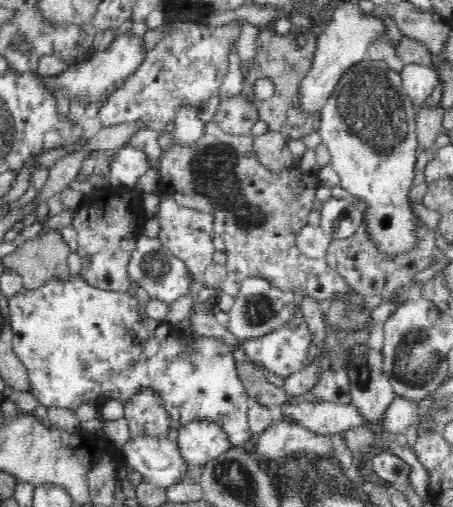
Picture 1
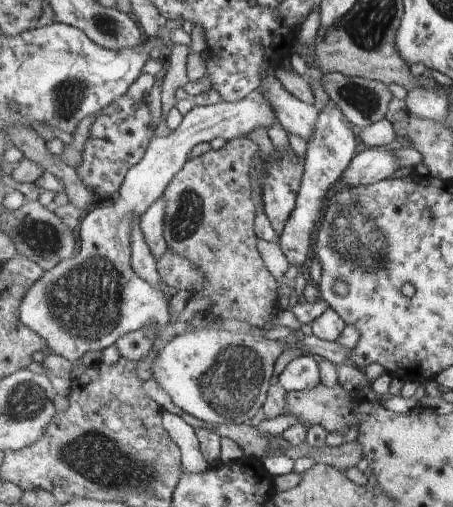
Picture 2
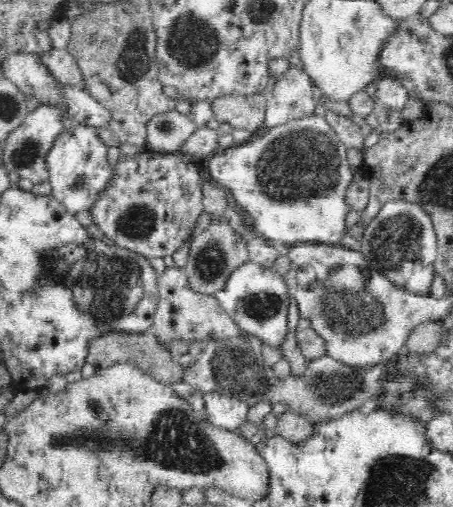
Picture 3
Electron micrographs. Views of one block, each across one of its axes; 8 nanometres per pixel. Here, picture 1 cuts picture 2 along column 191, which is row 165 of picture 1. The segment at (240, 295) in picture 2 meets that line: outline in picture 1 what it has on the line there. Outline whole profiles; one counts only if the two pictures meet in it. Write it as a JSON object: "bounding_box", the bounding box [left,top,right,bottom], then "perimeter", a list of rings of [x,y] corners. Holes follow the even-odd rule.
{"bounding_box":[157,120,341,301],"perimeter":[[[212,120],[207,124],[205,137],[189,147],[172,145],[162,151],[157,169],[160,175],[159,192],[172,197],[178,206],[196,210],[200,214],[209,214],[213,219],[213,233],[224,239],[226,245],[225,278],[220,288],[224,293],[236,296],[240,284],[249,277],[268,279],[272,285],[284,291],[311,292],[318,301],[332,294],[341,277],[331,269],[326,260],[304,257],[295,246],[295,239],[302,225],[306,223],[313,210],[315,191],[318,188],[317,174],[304,172],[300,167],[290,168],[280,173],[272,173],[256,159],[252,148],[254,135],[232,136],[226,134]]]}

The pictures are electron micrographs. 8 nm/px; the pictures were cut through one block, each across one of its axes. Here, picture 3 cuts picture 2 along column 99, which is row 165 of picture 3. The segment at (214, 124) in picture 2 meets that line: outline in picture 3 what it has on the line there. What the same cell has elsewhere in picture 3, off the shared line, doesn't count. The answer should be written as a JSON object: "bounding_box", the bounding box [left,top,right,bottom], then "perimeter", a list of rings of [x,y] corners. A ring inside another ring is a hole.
{"bounding_box":[203,111,352,250],"perimeter":[[[317,111],[311,117],[287,122],[274,129],[270,129],[268,132],[258,134],[257,137],[253,137],[240,145],[233,144],[226,149],[220,149],[203,163],[208,176],[224,189],[226,188],[231,191],[234,202],[238,203],[245,214],[250,216],[257,235],[265,238],[268,242],[282,243],[288,250],[300,245],[338,246],[340,245],[340,240],[346,234],[346,216],[348,216],[348,212],[352,211],[350,206],[346,204],[346,190],[352,184],[352,163],[347,158],[347,149],[345,144],[339,139],[339,136],[330,128],[323,113]]]}

